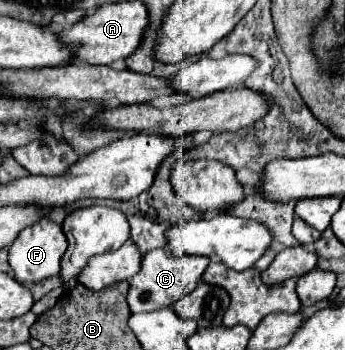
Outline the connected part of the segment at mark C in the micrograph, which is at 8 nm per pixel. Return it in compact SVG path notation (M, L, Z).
M154 249L144 255L142 269L138 275L130 279L130 291L128 291L128 305L132 313L146 313L160 307L172 307L180 297L192 293L208 267L208 257L194 257L184 255L182 259L174 259L166 249Z

